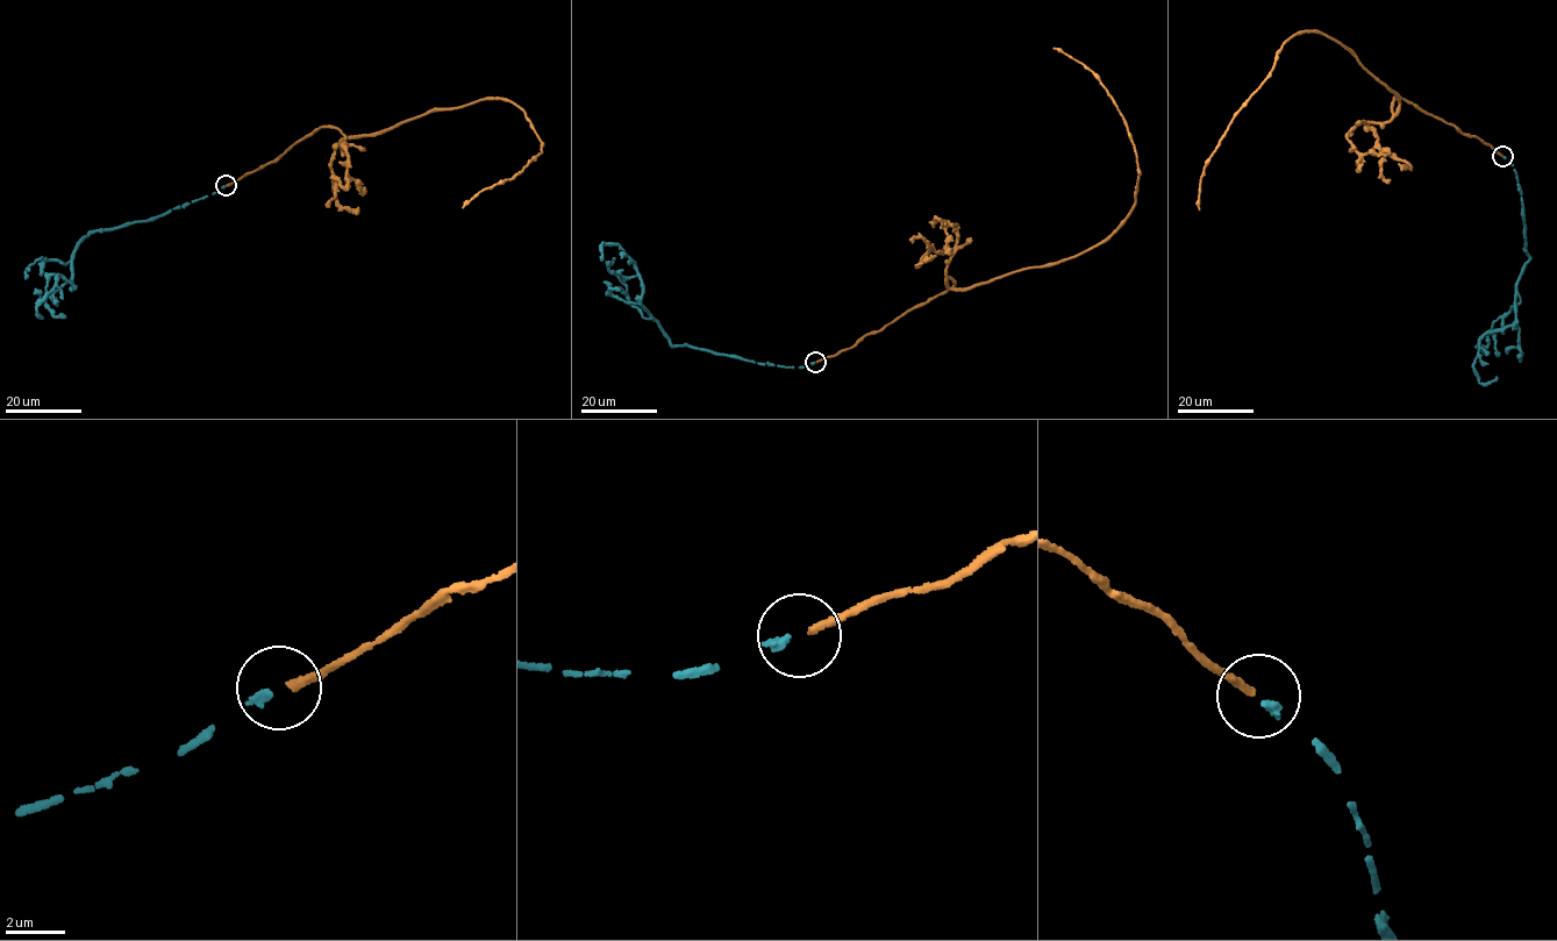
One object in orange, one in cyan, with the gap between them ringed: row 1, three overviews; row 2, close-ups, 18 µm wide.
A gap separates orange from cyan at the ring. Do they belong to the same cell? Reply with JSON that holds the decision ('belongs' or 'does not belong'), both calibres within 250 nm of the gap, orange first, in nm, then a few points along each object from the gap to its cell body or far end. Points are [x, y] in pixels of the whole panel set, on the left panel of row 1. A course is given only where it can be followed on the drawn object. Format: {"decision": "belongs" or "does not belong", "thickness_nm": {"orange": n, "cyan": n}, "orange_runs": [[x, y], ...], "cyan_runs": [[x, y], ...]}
{"decision": "belongs", "thickness_nm": {"orange": 240, "cyan": 280}, "orange_runs": [[227, 185], [321, 127], [338, 129], [342, 147], [430, 112], [506, 99], [523, 111], [542, 151], [462, 207]], "cyan_runs": [[225, 186], [145, 220], [91, 232], [75, 251], [75, 286], [59, 276], [37, 305], [38, 313]]}

